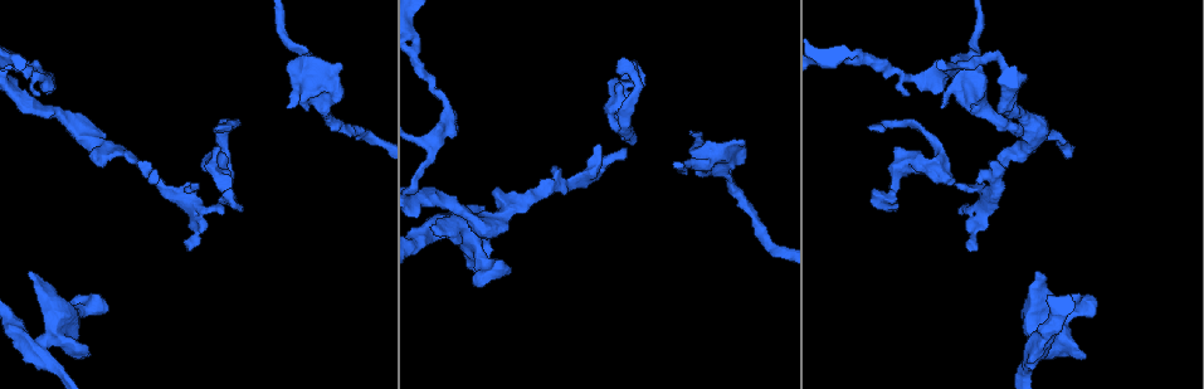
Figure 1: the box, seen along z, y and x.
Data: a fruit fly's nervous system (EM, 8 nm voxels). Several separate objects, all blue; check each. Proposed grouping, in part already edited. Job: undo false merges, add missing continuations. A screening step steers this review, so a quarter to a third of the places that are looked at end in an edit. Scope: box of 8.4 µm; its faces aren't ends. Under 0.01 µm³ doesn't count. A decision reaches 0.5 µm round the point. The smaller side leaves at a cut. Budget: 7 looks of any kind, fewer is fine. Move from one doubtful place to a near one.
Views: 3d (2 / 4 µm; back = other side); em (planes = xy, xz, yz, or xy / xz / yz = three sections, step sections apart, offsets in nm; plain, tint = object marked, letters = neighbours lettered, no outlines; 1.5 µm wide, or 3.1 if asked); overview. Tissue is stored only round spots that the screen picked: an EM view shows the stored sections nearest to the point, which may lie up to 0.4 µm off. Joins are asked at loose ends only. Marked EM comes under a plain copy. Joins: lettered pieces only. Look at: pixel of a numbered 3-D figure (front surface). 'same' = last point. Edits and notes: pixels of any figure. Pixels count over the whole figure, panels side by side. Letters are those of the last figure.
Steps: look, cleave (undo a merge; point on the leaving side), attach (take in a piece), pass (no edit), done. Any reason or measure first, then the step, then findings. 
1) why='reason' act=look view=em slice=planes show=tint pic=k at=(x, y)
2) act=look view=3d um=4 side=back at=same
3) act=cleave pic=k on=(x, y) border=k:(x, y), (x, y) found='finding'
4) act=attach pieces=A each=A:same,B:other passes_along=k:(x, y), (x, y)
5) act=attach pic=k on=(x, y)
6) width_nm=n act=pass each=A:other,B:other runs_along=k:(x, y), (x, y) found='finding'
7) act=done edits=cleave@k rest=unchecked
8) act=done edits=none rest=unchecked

act=look view=em slice=planes show=tint pic=1 at=(188, 251)

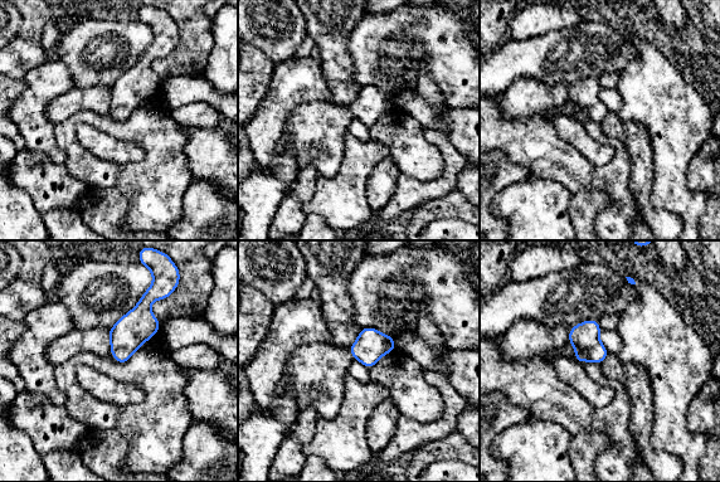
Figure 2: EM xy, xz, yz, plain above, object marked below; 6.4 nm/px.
why='what lies round it' act=look view=em slice=planes show=letters at=same

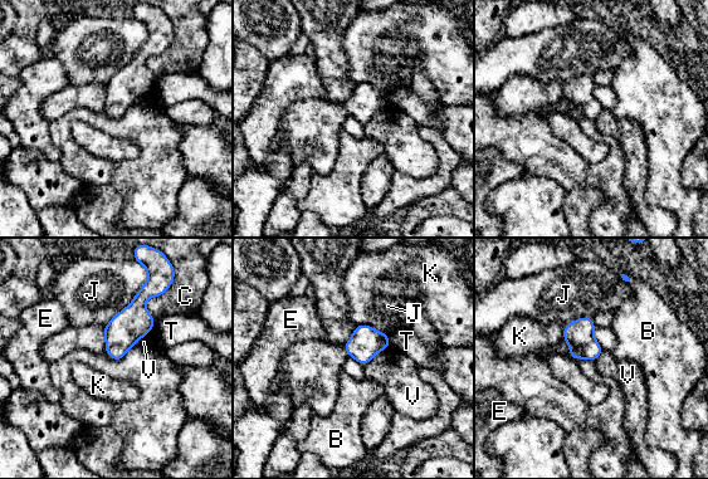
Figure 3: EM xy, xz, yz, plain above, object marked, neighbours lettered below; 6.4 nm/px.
act=pass each=B:other,C:other,E:other,J:other,K:other,T:other,V:other found='none of them fits'

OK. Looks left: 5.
why='an open end' act=look view=3d um=2 pic=1 at=(30, 273)

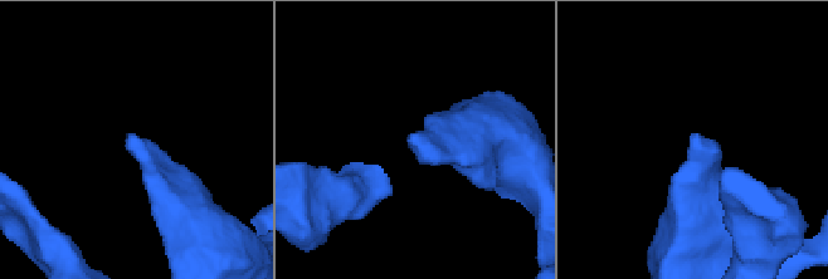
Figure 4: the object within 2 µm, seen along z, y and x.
why='need the tissue' act=look view=em slice=xz step=4 show=tint pic=4 at=(410, 138)

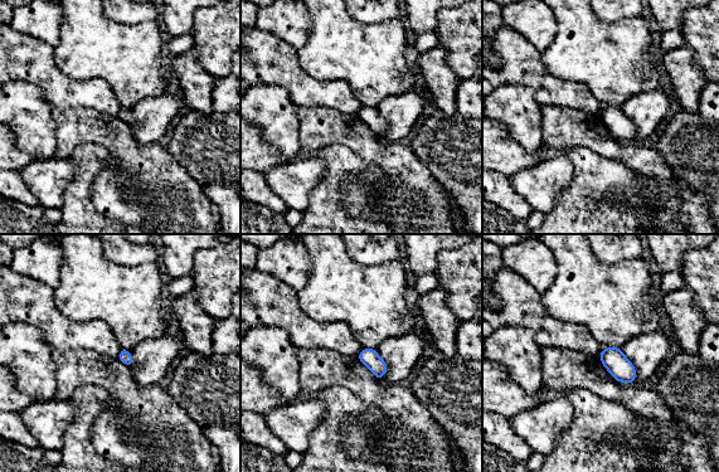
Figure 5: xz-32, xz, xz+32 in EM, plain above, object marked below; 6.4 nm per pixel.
act=look view=em slice=xz step=4 show=letters at=same

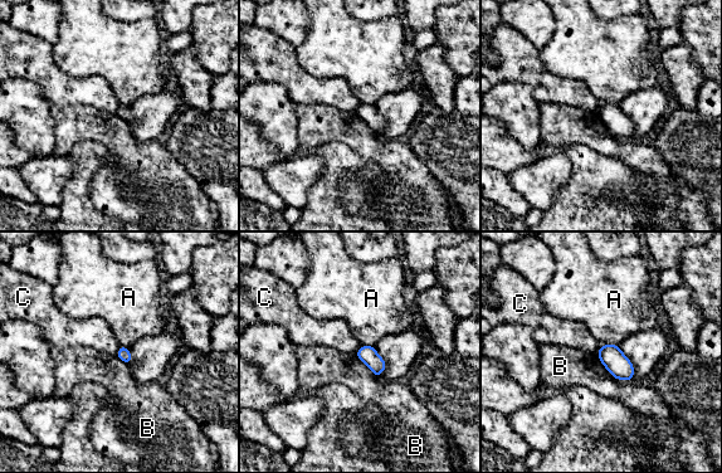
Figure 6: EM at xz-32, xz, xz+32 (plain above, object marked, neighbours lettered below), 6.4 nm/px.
act=pass each=A:other,B:other,C:other border=6:(120, 346), (115, 354) found='no lettered piece goes on from it'

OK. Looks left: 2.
why='free end' act=look view=3d um=2 pic=1 at=(630, 136)

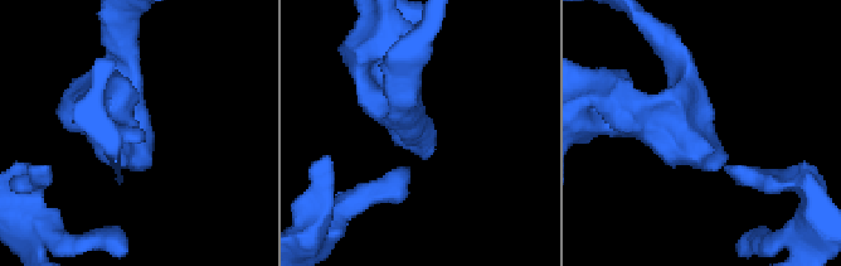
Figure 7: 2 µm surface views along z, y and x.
act=look view=em slice=planes show=letters pic=7 at=(143, 169)

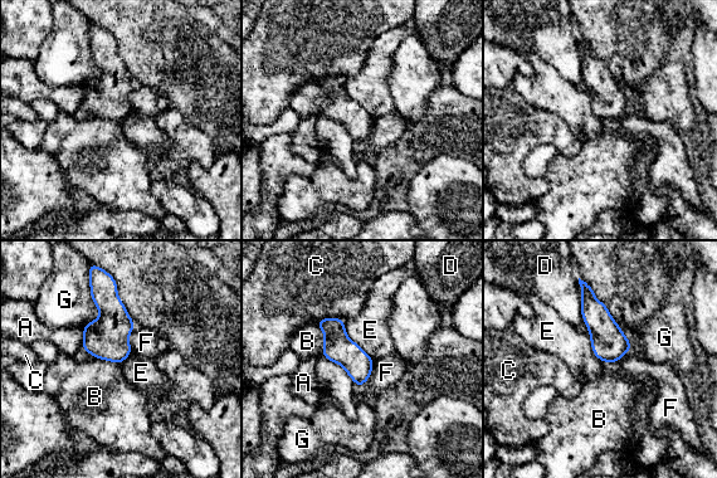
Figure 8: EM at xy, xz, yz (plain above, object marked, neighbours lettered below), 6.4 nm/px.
act=pass each=A:other,B:other,C:other,D:other,E:other,F:other,G:other border=8:(344, 321), (346, 335), (374, 361) found='no lettered piece goes on from it'

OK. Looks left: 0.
act=done edits=none rest=unchecked

